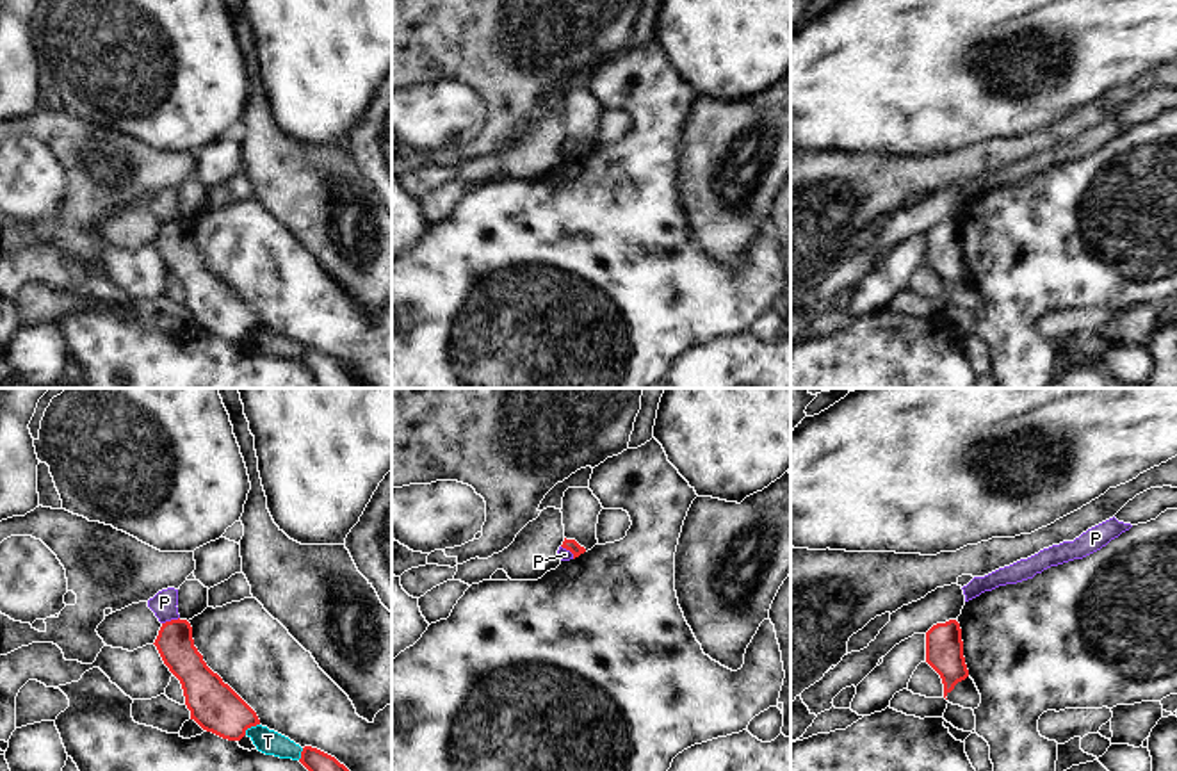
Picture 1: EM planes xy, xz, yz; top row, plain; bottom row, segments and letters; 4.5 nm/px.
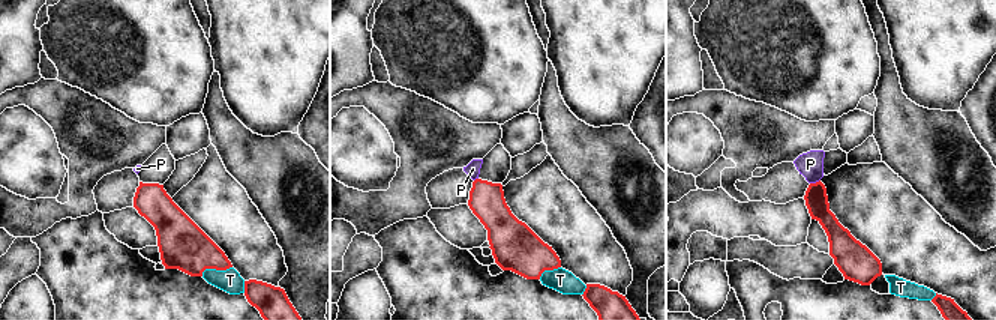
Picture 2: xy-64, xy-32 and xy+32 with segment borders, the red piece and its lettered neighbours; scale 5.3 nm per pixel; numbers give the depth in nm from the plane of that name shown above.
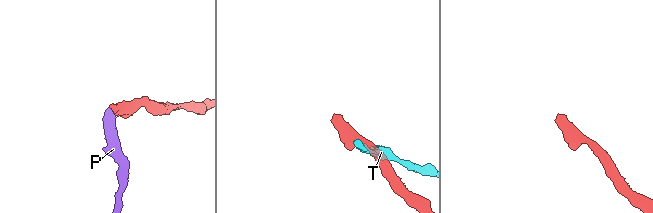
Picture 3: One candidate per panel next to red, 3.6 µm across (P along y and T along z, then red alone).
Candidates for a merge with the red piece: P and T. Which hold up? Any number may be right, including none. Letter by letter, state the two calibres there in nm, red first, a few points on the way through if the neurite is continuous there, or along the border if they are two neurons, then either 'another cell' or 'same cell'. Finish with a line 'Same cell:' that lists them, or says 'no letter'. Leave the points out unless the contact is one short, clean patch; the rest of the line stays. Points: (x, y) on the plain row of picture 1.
P: 170 nm thick on the red side, 110 nm on the other; border along xy (178, 218), (162, 225); another cell
T: 220 nm thick on the red side, 110 nm on the other; another cell
Same cell: no letter

